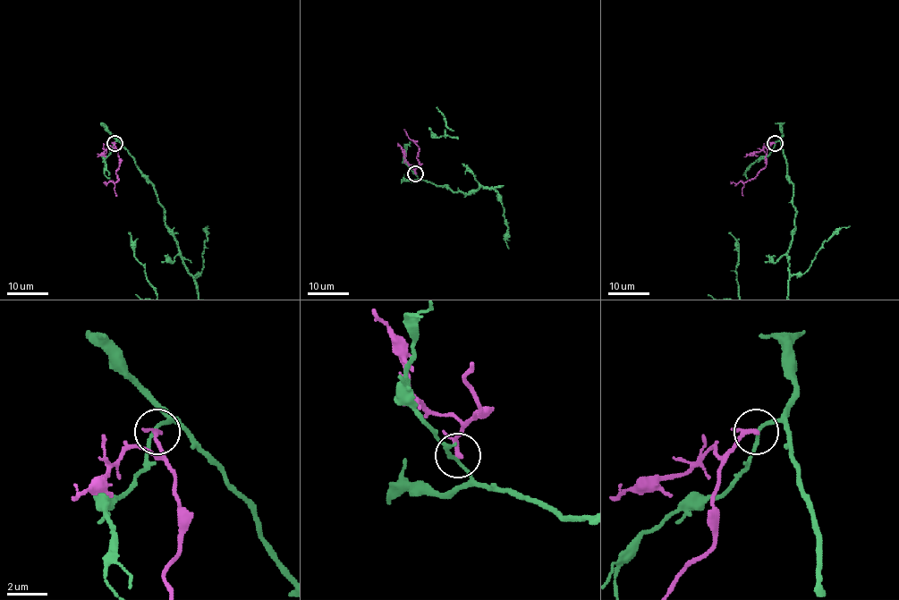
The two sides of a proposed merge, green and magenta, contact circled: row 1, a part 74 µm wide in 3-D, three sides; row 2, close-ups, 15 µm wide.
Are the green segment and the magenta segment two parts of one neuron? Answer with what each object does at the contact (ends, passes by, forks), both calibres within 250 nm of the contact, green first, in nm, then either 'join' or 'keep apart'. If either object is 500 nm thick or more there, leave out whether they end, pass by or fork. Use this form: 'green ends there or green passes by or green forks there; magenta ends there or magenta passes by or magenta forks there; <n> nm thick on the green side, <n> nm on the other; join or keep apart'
green passes by; magenta passes by; 160 nm thick on the green side, 160 nm on the other; keep apart

